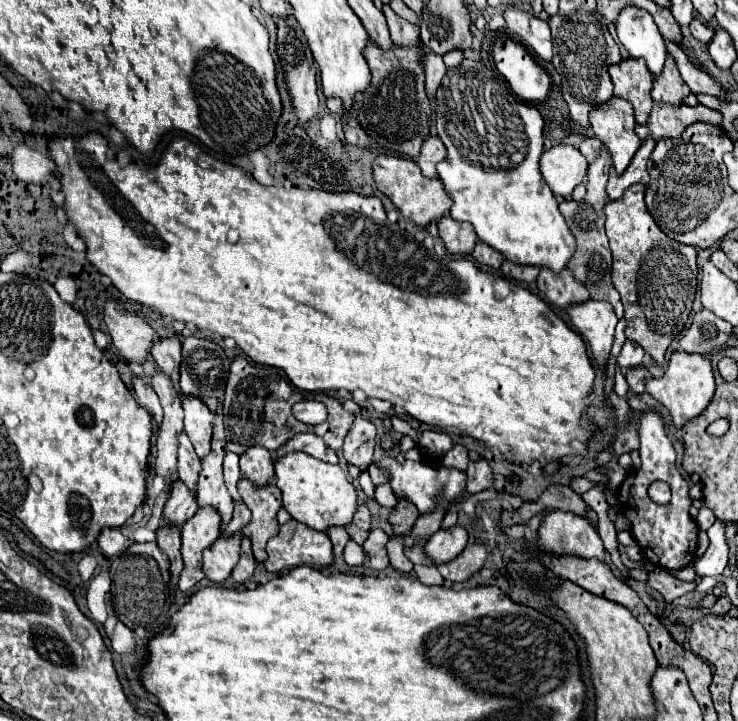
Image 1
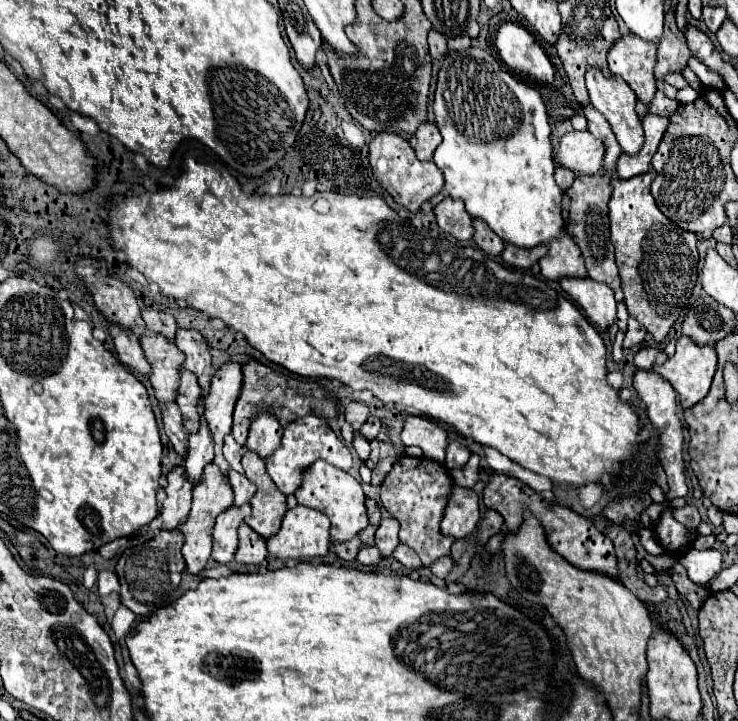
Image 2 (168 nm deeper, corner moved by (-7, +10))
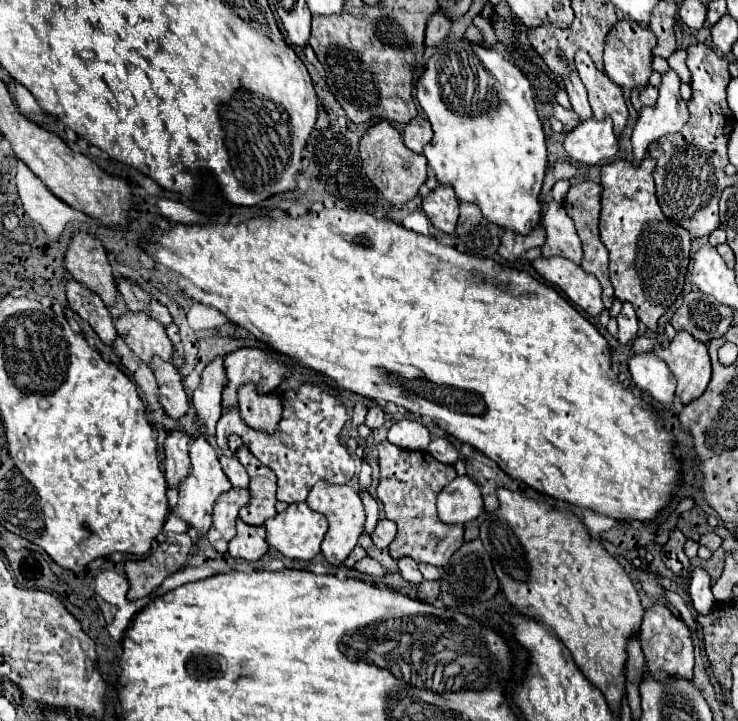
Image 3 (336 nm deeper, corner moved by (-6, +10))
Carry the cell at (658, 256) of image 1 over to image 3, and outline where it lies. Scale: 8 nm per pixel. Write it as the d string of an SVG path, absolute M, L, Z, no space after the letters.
M646 158L636 168L626 160L602 166L600 238L610 252L610 280L616 298L630 302L638 320L656 332L660 316L666 314L684 288L690 262L690 234L662 214L654 194L654 168L656 160L652 158Z

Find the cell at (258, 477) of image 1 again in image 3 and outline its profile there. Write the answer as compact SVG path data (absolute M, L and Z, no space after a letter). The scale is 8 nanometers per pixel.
M252 384L240 388L240 416L248 428L264 434L274 434L282 418L282 404L274 394L258 394Z

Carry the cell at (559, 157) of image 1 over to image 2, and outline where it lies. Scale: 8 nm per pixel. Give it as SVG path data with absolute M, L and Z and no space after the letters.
M569 132L561 138L557 162L579 174L597 174L603 166L605 144L591 132Z

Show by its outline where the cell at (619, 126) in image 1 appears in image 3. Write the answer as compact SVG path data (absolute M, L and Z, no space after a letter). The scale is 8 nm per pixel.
M584 50L576 52L576 70L588 90L588 100L590 100L594 118L596 120L604 120L606 116L612 118L614 132L620 138L628 122L628 106L626 106L622 88L614 84L604 72L600 72Z

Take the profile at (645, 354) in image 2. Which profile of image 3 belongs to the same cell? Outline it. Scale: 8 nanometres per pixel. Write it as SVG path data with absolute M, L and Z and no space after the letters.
M640 336L640 338L636 338L636 340L634 340L632 350L634 350L634 352L638 352L638 354L642 354L642 352L652 352L652 350L654 350L654 346L656 346L656 342L654 342L652 338Z

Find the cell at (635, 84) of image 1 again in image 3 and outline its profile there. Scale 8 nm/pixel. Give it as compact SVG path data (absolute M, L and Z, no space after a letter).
M622 20L608 32L606 48L604 48L604 72L612 82L626 90L644 88L652 74L652 48L656 46L656 36L650 28L640 28L640 24L632 20Z

